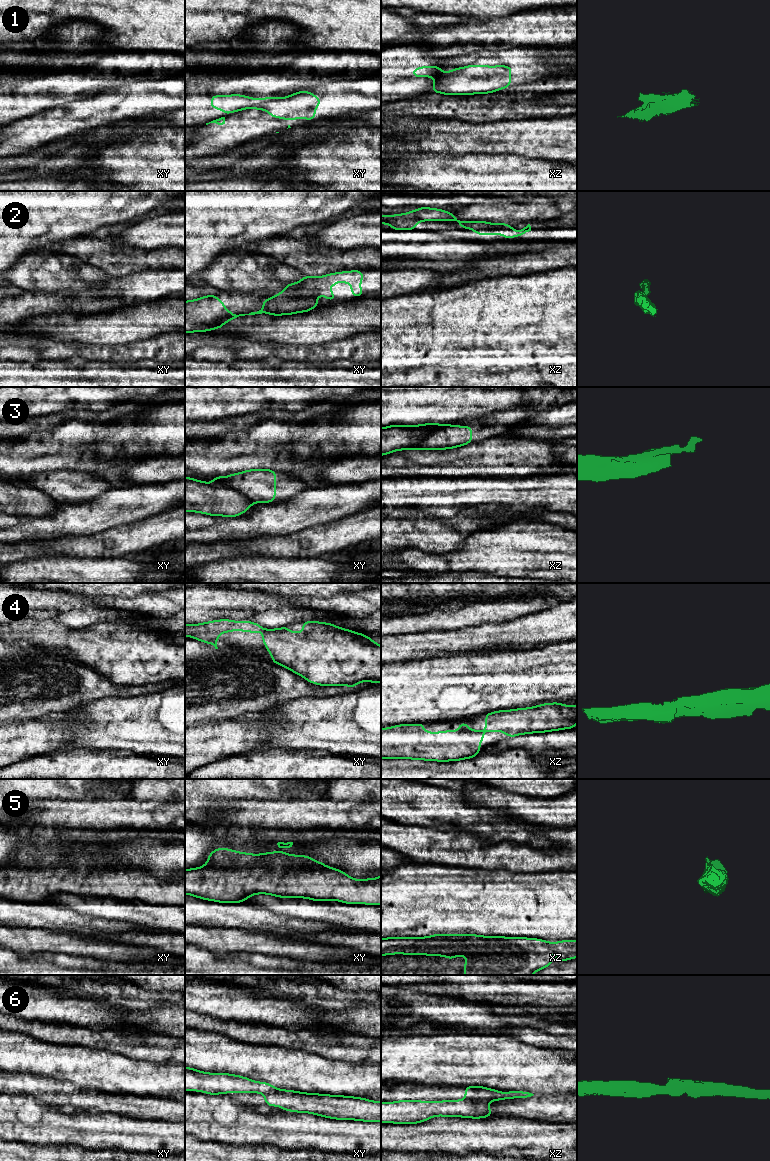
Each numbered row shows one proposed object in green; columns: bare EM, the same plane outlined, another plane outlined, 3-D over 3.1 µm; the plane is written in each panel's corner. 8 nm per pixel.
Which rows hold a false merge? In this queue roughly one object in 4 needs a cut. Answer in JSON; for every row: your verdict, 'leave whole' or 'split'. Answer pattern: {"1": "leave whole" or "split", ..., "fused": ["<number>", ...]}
{"1": "split", "2": "leave whole", "3": "split", "4": "leave whole", "5": "leave whole", "6": "leave whole", "fused": ["1", "3"]}

